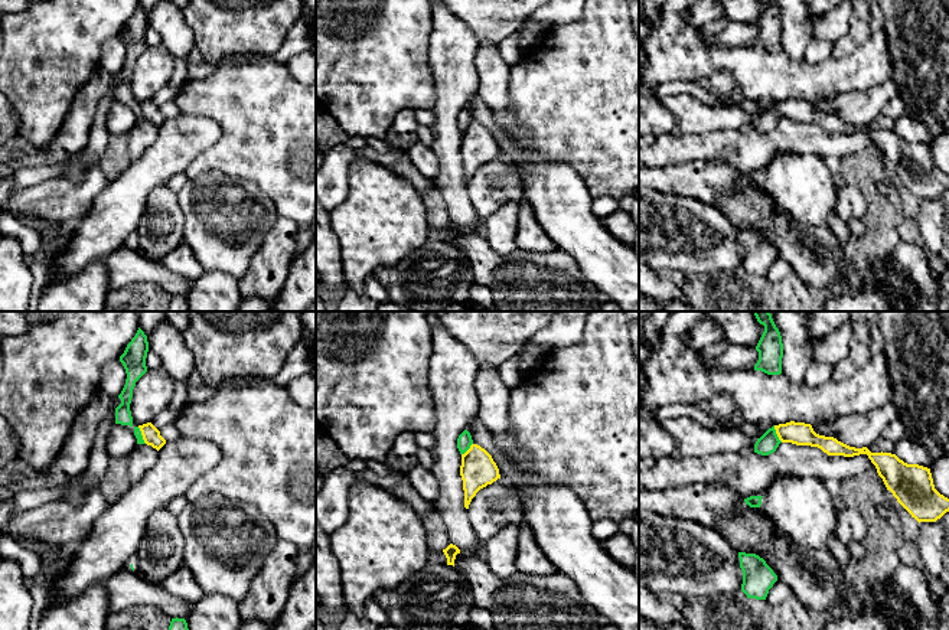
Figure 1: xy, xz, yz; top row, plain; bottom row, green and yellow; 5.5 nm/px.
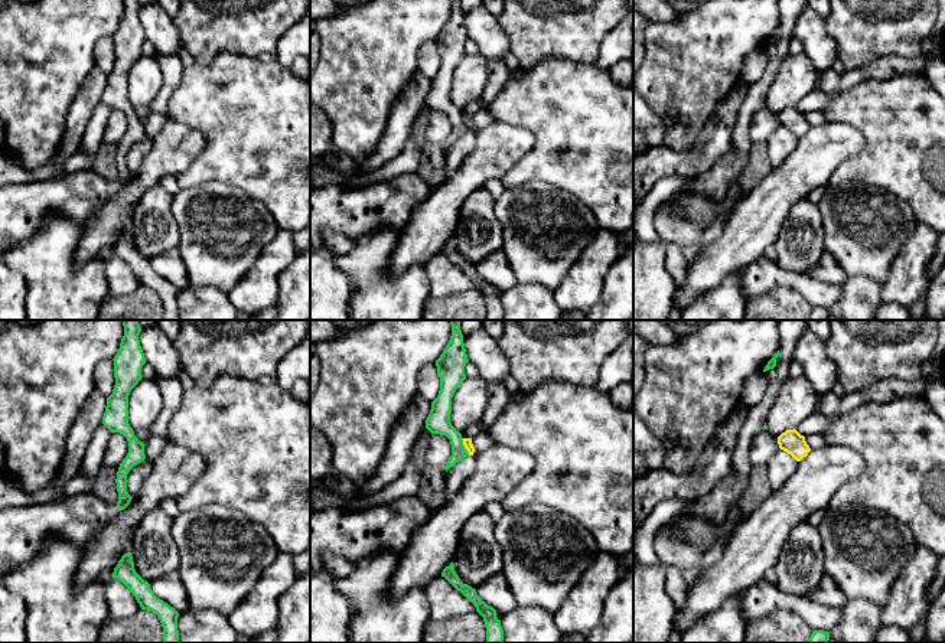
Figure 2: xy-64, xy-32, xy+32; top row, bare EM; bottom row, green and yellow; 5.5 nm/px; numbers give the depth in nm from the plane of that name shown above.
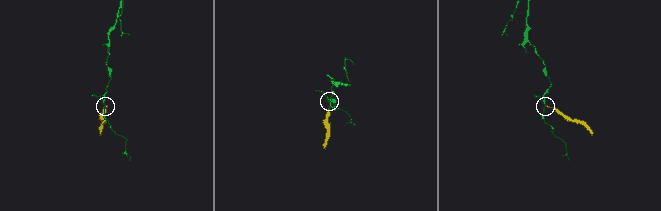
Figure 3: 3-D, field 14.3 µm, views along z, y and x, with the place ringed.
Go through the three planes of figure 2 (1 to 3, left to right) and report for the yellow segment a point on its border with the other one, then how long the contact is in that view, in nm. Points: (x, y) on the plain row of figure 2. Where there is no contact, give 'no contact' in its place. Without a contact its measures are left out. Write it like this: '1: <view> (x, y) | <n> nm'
1: no contact
2: xy-32 (463, 124) | 110 nm
3: no contact

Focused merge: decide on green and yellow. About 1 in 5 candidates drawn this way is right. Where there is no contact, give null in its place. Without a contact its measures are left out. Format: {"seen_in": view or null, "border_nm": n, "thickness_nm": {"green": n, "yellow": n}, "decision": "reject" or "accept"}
{"seen_in": "yz", "border_nm": 110, "thickness_nm": {"green": 110, "yellow": 130}, "decision": "reject"}

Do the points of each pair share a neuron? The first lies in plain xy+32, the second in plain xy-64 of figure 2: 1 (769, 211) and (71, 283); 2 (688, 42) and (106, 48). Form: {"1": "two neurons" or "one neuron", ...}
{"1": "two neurons", "2": "two neurons"}

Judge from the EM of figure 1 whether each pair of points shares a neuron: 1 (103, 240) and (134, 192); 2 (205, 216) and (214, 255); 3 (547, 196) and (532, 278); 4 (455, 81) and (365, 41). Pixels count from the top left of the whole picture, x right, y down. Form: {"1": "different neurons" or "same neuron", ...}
{"1": "same neuron", "2": "same neuron", "3": "different neurons", "4": "different neurons"}

